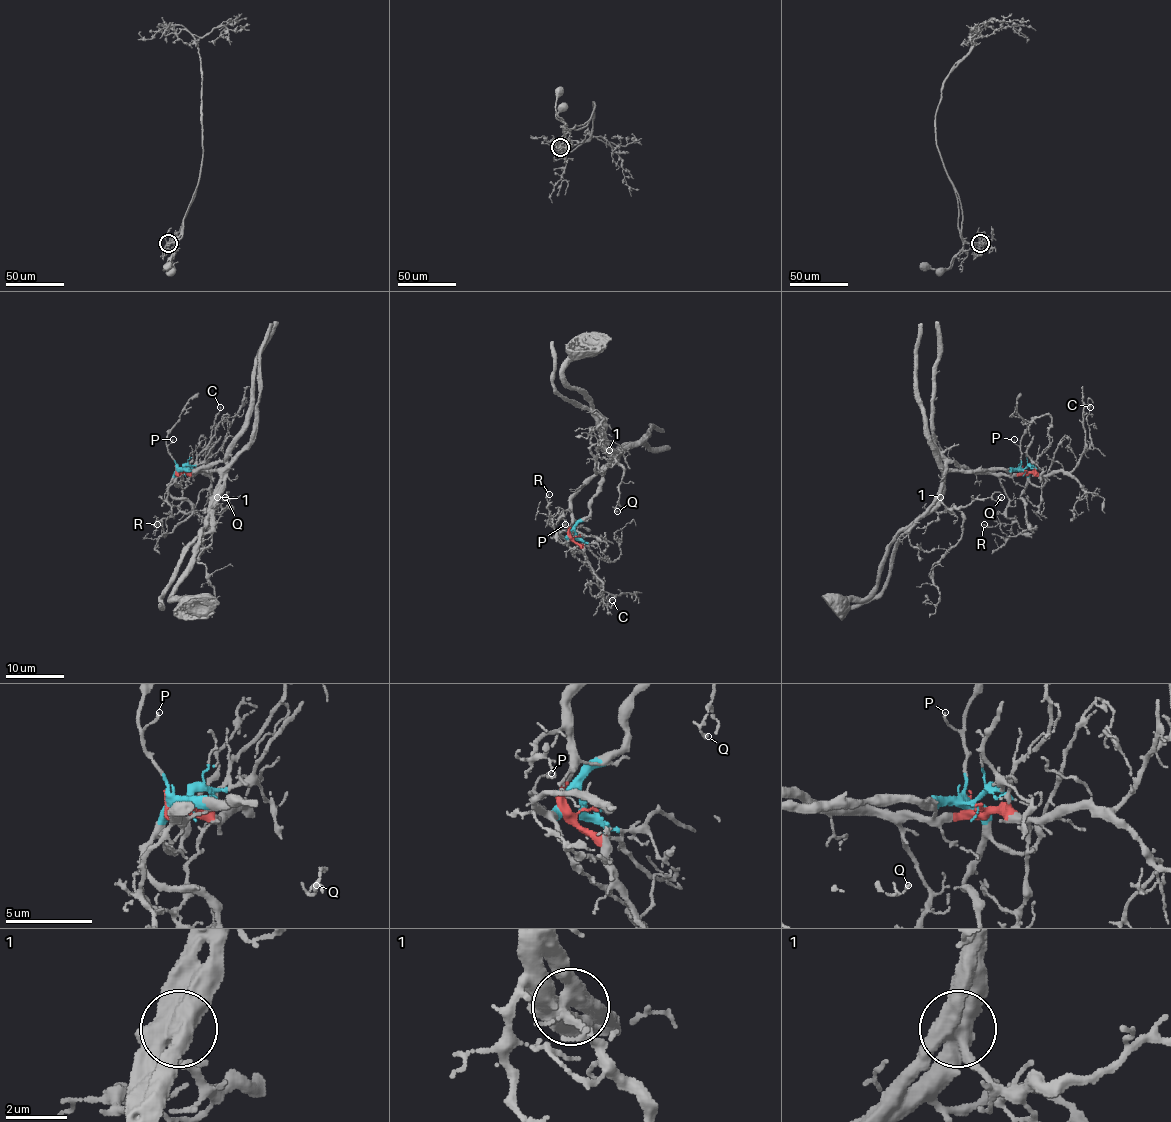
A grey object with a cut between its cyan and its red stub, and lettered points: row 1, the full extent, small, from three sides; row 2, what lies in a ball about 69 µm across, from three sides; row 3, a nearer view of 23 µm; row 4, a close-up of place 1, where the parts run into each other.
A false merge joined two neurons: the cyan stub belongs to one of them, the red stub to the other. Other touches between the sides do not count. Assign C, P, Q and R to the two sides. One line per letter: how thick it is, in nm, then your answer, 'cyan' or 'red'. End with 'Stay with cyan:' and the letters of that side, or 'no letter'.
C: 140 nm | red
P: 110 nm | cyan
Q: 110 nm | red
R: 160 nm | red
Stay with cyan: P

